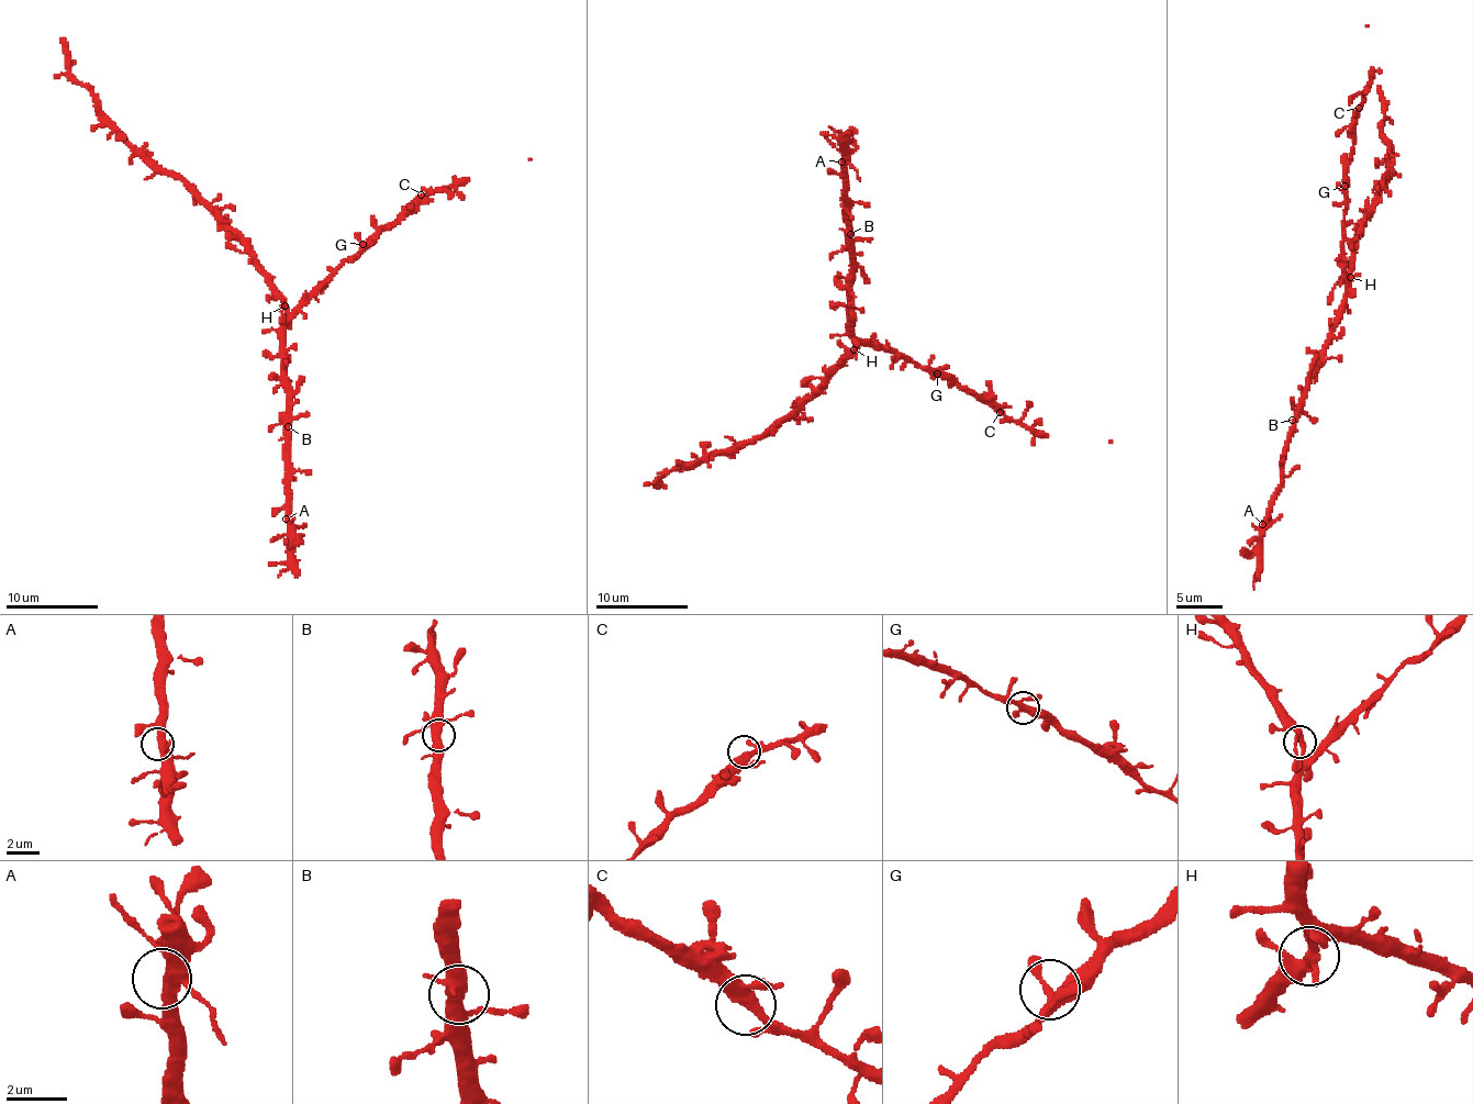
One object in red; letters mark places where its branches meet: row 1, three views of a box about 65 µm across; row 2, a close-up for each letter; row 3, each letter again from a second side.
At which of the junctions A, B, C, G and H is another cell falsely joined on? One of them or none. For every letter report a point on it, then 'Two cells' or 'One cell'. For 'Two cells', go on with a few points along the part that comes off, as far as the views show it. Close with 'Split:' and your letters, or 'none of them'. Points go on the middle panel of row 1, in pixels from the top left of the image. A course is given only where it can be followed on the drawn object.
A: Place: (841, 162). One cell
B: Place: (850, 234). One cell
C: Place: (1000, 412). One cell
G: Place: (937, 374). One cell
H: Place: (854, 349). One cell
Split: none of them

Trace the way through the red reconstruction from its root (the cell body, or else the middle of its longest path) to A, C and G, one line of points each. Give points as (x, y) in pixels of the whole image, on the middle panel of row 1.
A: (848, 357), (856, 348), (841, 162)
C: (848, 357), (860, 344), (910, 358), (919, 366), (955, 378), (969, 393), (1000, 412)
G: (848, 357), (860, 344), (867, 344), (910, 358), (937, 374)

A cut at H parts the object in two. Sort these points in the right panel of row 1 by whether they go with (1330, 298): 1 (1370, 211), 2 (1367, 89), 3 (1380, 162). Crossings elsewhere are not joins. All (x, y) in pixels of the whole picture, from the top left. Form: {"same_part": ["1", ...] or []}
{"same_part": ["1", "3"]}

